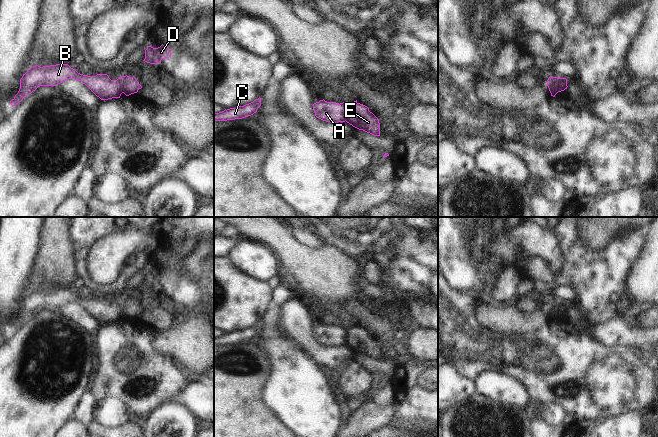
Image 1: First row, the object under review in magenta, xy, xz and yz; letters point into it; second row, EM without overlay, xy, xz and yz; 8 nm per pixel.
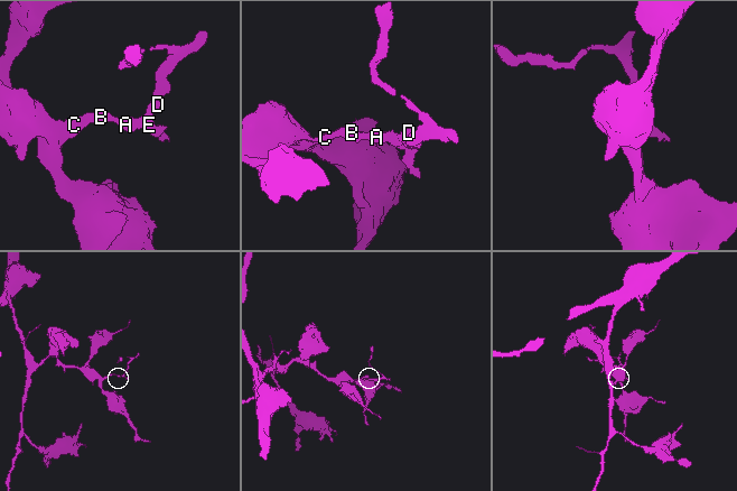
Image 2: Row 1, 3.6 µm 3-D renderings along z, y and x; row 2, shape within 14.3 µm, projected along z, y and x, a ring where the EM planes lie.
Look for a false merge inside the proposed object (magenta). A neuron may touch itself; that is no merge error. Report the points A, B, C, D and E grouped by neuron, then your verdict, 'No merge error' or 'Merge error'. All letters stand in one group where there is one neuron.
Groups: A B C / D E. Merge error

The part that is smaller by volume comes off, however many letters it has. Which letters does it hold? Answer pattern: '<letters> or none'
D, E

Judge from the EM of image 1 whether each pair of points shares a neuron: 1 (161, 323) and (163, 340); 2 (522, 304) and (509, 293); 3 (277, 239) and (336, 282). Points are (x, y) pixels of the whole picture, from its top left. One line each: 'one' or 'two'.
1: two
2: two
3: one

